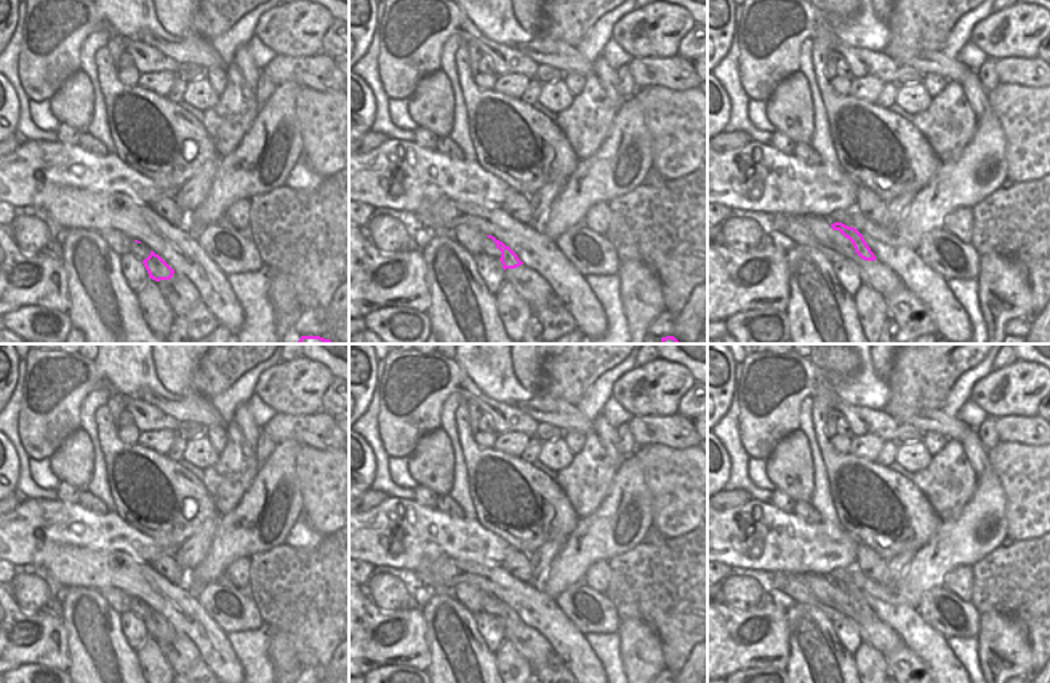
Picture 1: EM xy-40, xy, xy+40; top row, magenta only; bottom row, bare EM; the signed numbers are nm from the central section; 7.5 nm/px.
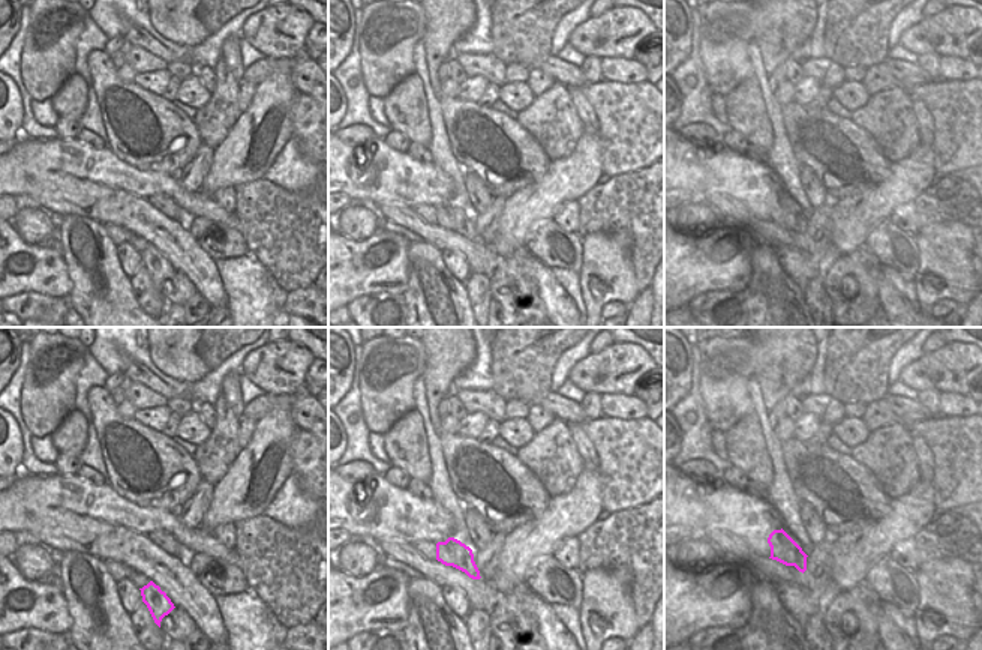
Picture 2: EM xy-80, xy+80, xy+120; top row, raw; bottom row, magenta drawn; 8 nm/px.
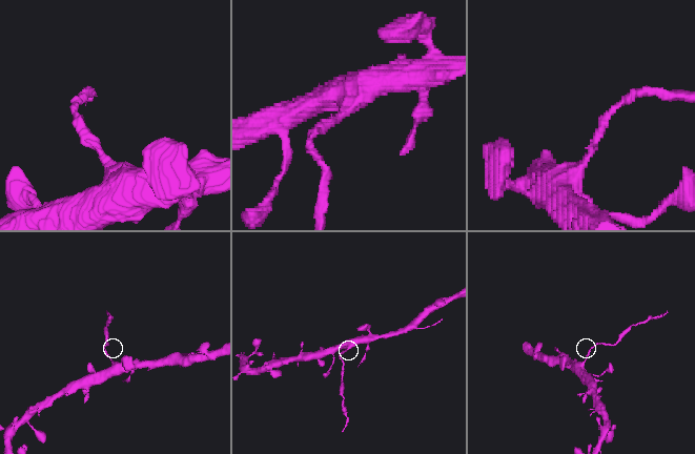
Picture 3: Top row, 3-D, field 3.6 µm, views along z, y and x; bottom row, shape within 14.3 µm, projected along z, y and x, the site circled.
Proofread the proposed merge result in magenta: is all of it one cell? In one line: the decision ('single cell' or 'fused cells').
fused cells

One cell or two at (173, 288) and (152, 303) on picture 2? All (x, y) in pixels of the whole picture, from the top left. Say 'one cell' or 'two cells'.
two cells

